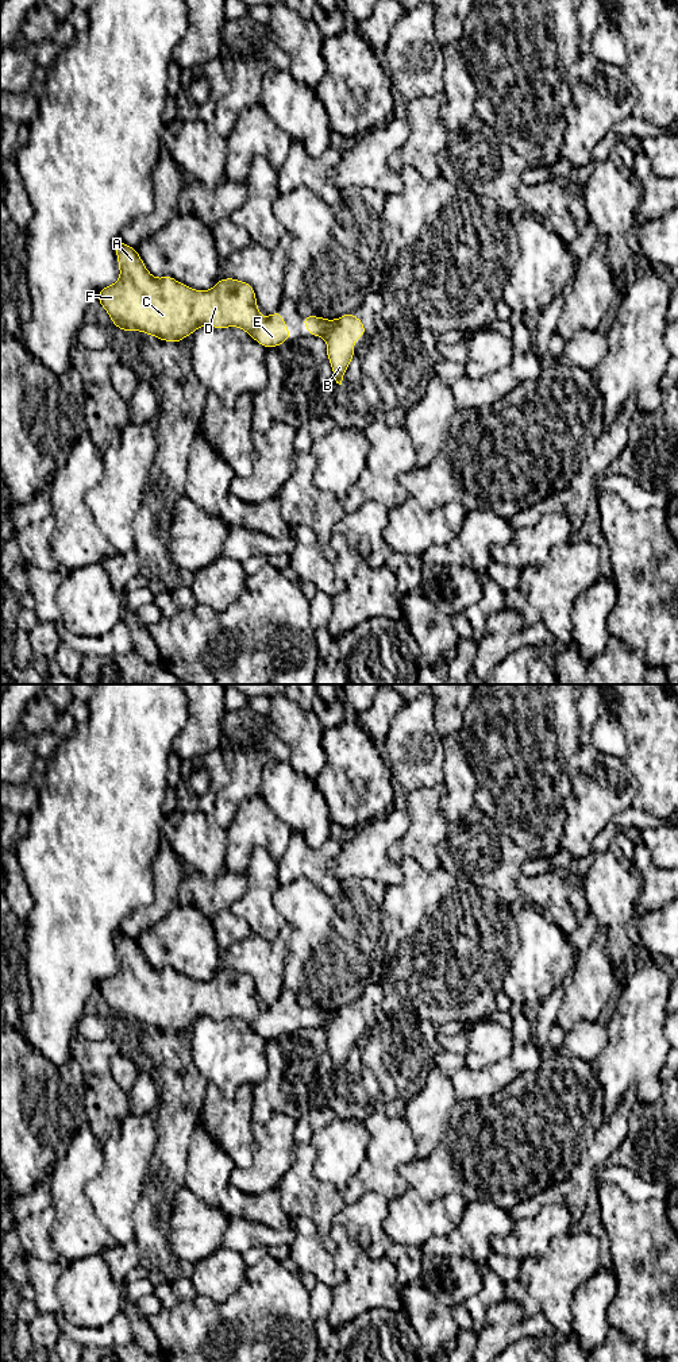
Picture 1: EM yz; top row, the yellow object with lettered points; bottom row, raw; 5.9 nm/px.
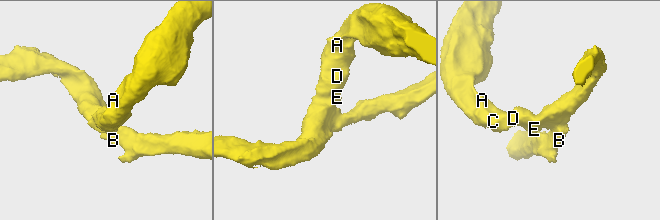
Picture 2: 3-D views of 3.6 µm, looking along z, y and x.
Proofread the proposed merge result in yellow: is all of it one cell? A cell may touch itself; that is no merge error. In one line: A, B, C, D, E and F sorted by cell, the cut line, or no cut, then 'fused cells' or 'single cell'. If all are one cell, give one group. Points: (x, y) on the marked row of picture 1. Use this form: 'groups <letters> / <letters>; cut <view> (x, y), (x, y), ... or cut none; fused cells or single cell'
groups A C D E F / B; cut yz (336, 320), (322, 335); fused cells

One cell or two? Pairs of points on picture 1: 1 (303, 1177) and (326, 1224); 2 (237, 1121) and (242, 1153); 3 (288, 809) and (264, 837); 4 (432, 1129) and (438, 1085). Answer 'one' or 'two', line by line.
1: one
2: one
3: two
4: one

